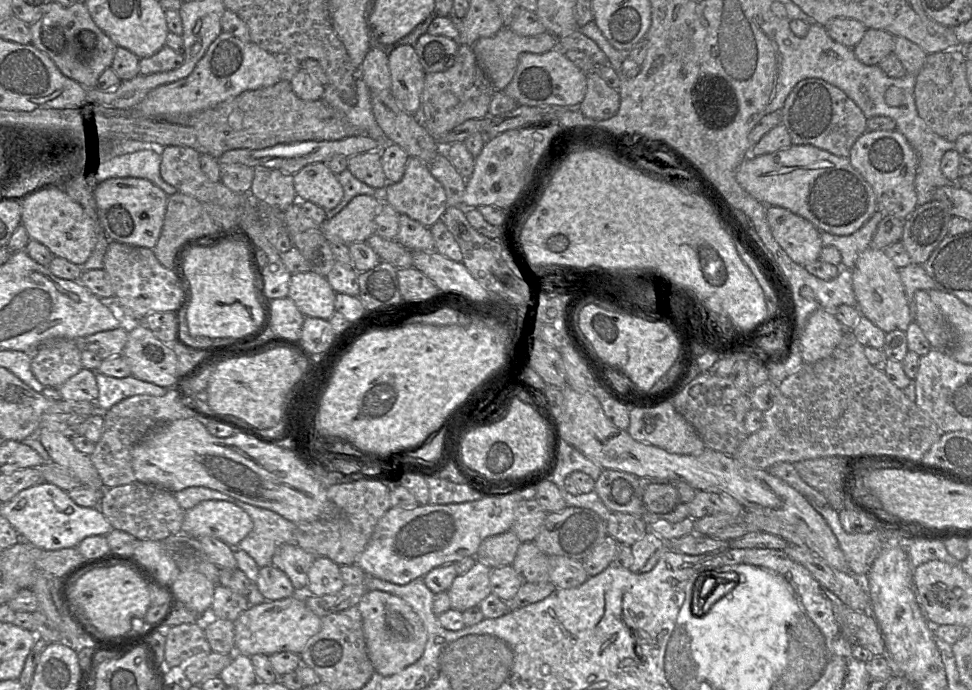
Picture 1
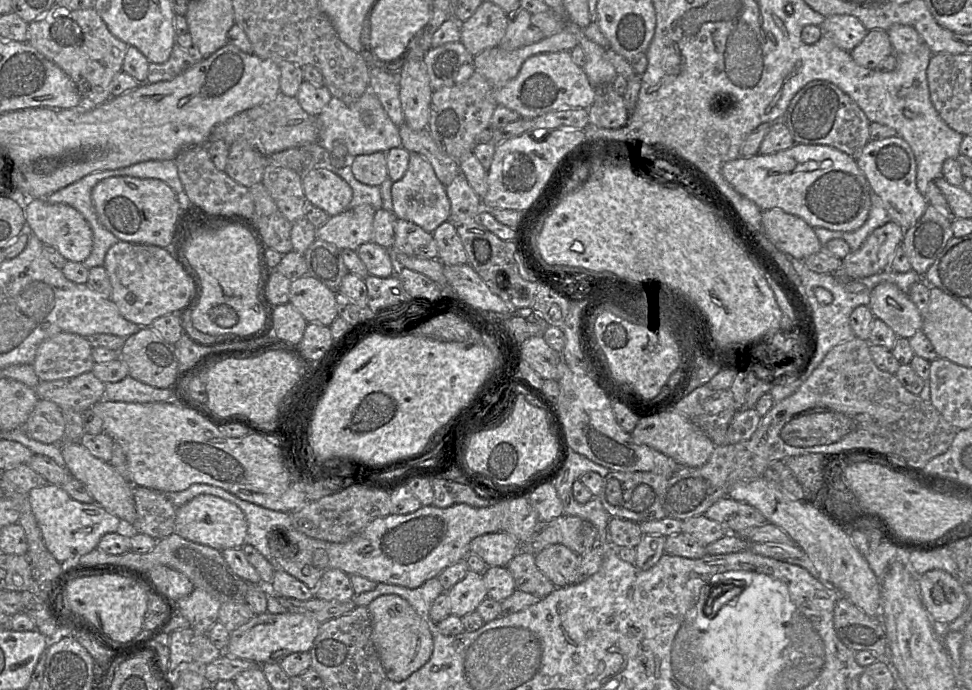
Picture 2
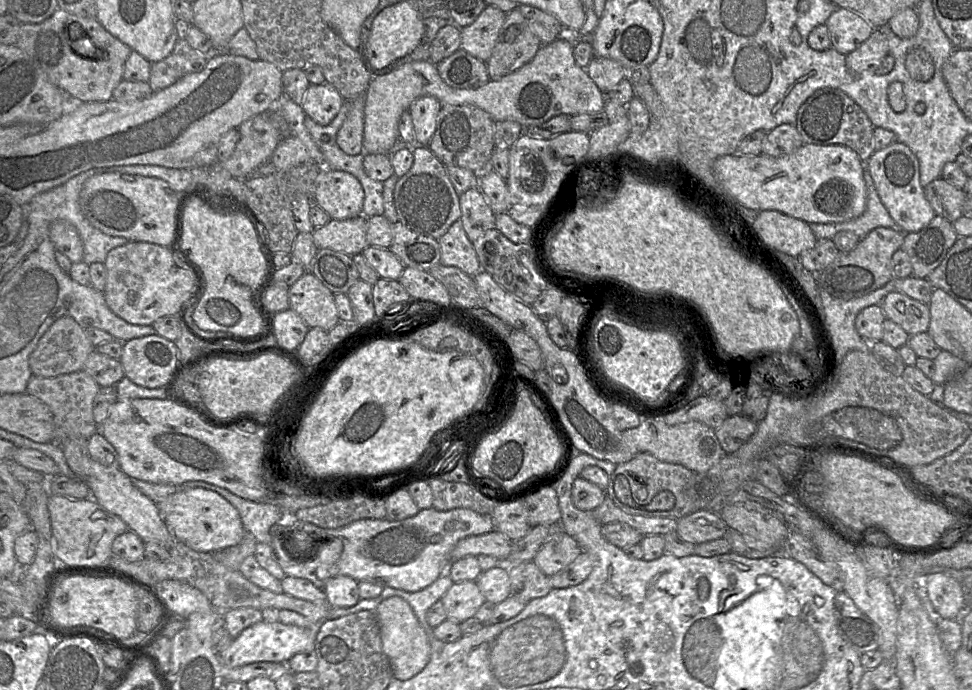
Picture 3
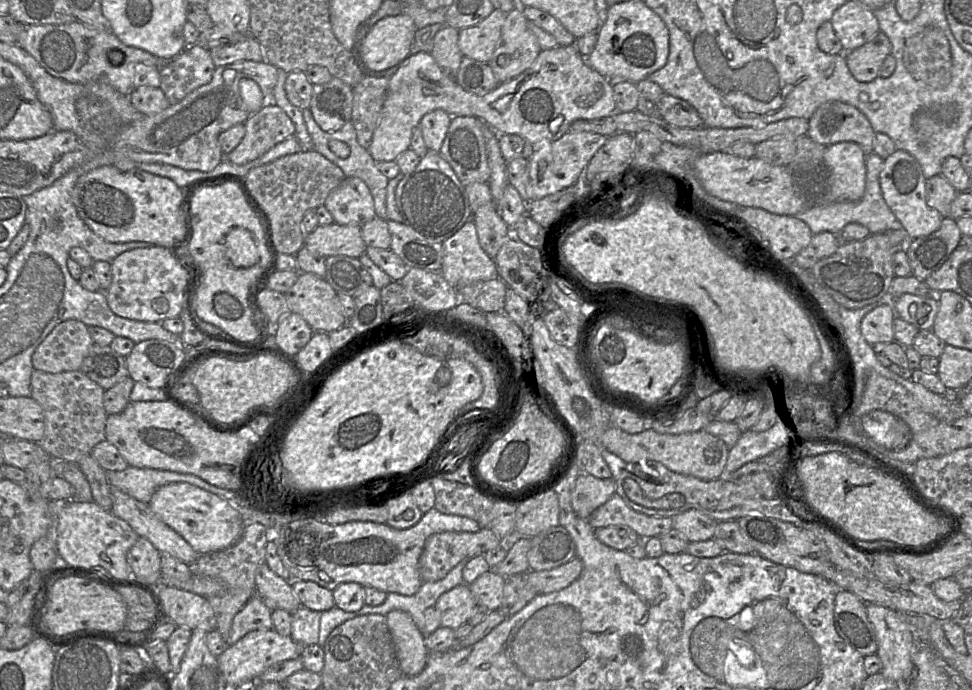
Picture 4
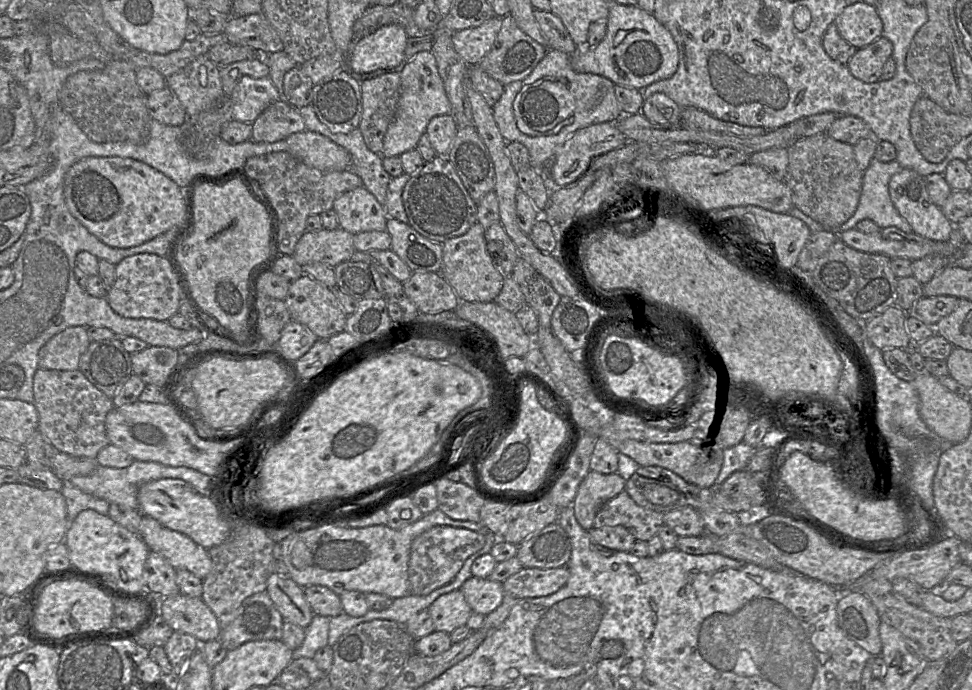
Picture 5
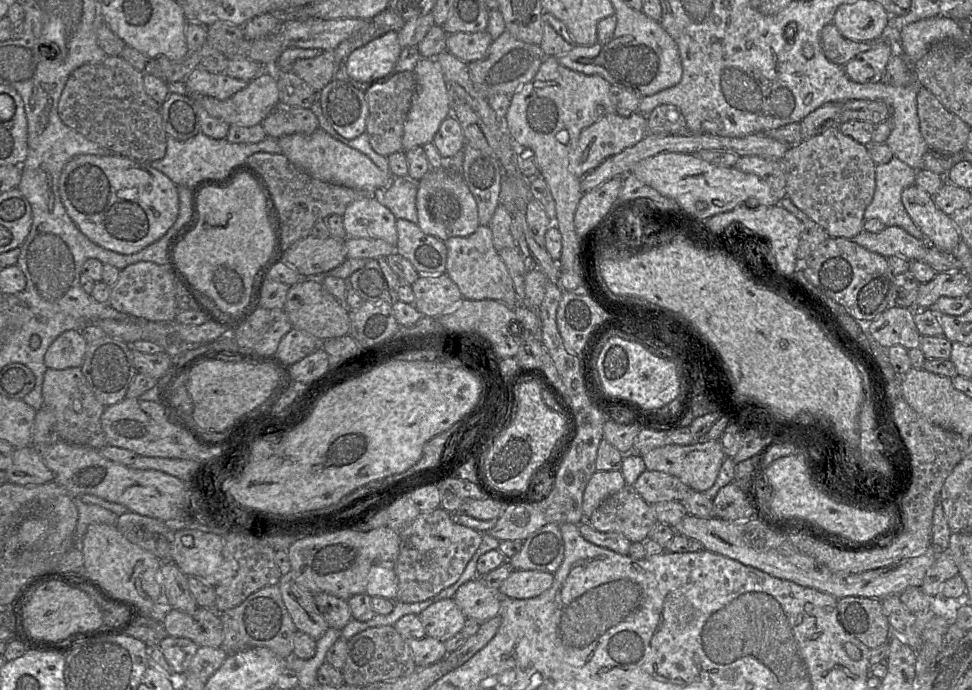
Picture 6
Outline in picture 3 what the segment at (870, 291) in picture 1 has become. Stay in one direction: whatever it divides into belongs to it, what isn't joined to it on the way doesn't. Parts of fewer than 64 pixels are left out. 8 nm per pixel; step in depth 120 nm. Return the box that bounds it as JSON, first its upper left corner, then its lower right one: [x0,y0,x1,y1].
[880,291,930,336]

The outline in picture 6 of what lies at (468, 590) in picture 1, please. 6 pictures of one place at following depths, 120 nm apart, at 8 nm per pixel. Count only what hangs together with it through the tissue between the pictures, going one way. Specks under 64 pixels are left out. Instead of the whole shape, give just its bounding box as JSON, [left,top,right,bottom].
[418,598,467,642]

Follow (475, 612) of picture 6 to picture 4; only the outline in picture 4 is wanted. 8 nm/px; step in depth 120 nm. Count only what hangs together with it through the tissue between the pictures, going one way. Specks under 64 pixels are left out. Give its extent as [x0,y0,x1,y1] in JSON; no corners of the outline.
[469,569,506,611]

